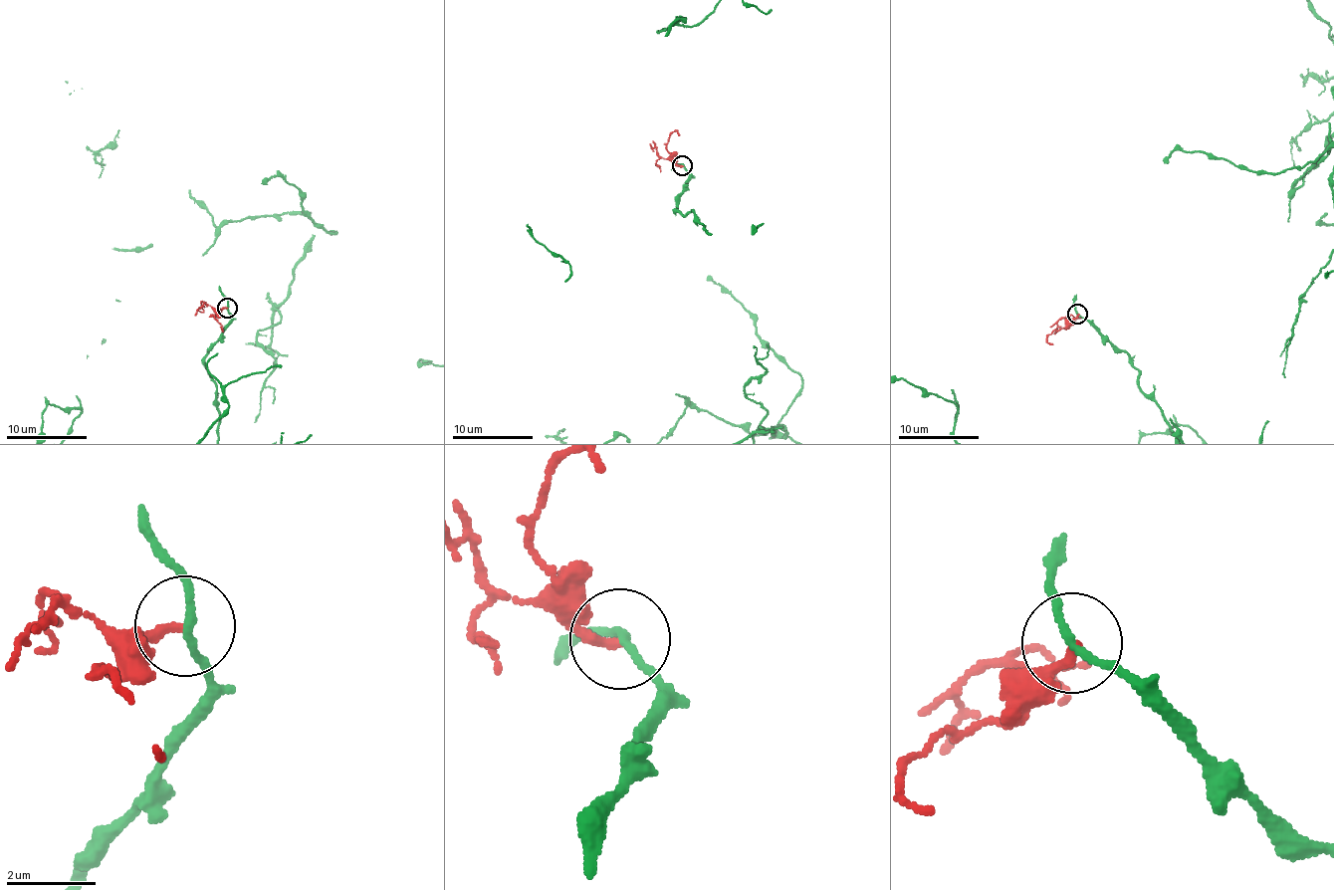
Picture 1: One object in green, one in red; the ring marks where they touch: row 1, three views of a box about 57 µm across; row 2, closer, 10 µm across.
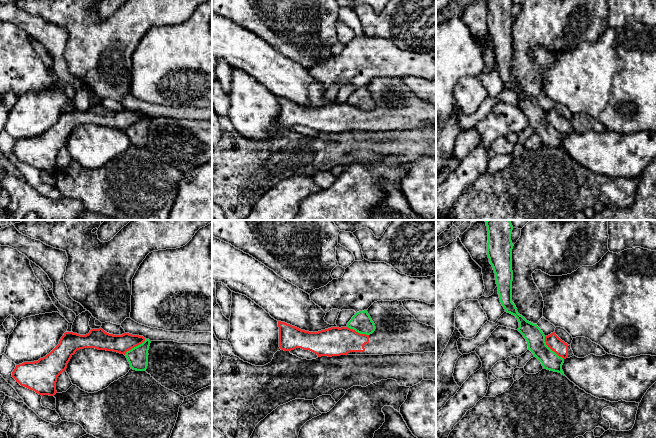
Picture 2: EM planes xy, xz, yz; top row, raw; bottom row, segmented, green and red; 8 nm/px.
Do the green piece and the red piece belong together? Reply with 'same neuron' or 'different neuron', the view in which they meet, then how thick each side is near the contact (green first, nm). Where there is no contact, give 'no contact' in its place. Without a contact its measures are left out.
different neuron | yz | 150/110 nm

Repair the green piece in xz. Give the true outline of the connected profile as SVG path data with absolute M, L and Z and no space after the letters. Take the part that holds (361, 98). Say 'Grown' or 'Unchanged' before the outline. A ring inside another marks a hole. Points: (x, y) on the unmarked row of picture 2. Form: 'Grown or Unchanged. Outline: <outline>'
Unchanged. Outline: M367 86L355 89L352 95L348 98L347 103L360 110L366 111L372 110L376 105L375 100Z

